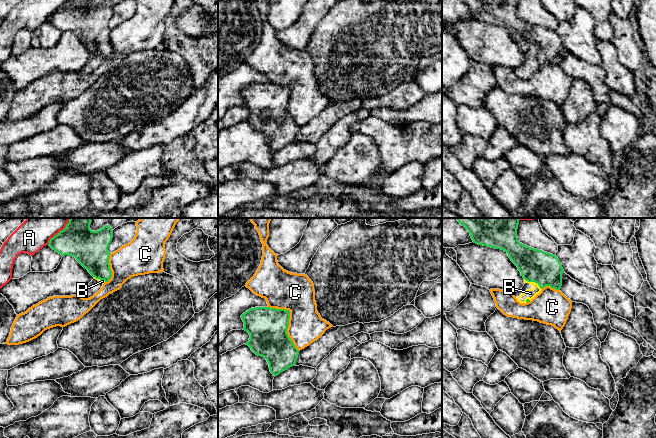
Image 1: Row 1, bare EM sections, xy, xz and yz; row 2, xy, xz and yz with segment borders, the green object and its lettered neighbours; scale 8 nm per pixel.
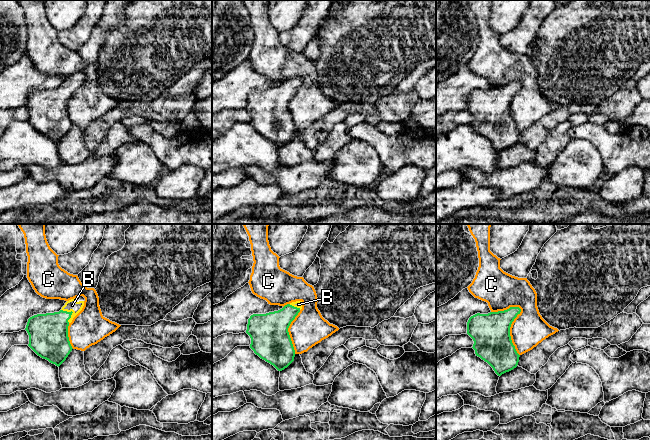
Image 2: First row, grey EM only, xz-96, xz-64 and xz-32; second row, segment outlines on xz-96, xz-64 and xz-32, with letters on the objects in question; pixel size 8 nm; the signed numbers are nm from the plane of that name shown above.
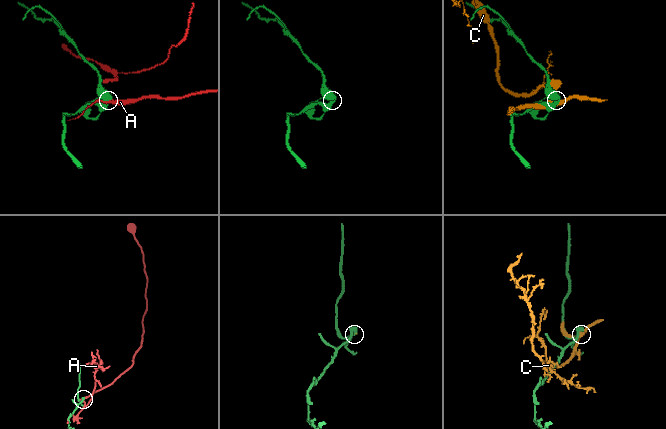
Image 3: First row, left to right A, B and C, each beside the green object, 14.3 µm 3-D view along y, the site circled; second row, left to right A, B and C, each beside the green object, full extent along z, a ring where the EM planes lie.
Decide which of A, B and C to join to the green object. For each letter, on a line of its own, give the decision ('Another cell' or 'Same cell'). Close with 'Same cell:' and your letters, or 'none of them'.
A: Another cell
B: Same cell
C: Another cell
Same cell: B

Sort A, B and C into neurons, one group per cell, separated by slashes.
A / B / C

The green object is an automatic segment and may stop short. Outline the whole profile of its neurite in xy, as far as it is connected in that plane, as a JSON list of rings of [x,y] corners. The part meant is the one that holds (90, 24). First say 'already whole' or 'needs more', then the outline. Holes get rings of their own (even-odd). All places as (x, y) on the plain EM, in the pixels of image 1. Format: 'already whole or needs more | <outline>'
needs more | [[[67,0],[65,5],[49,17],[49,22],[62,32],[71,31],[94,53],[89,61],[79,70],[90,74],[96,70],[105,58],[112,53],[108,27],[113,14],[109,1],[97,7],[90,5],[90,0]]]

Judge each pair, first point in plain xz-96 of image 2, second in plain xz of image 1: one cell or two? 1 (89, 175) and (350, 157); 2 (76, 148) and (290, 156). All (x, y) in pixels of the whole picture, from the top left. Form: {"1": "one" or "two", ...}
{"1": "two", "2": "one"}

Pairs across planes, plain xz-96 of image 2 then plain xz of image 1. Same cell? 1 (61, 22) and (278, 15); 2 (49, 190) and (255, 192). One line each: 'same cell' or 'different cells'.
1: same cell
2: same cell

